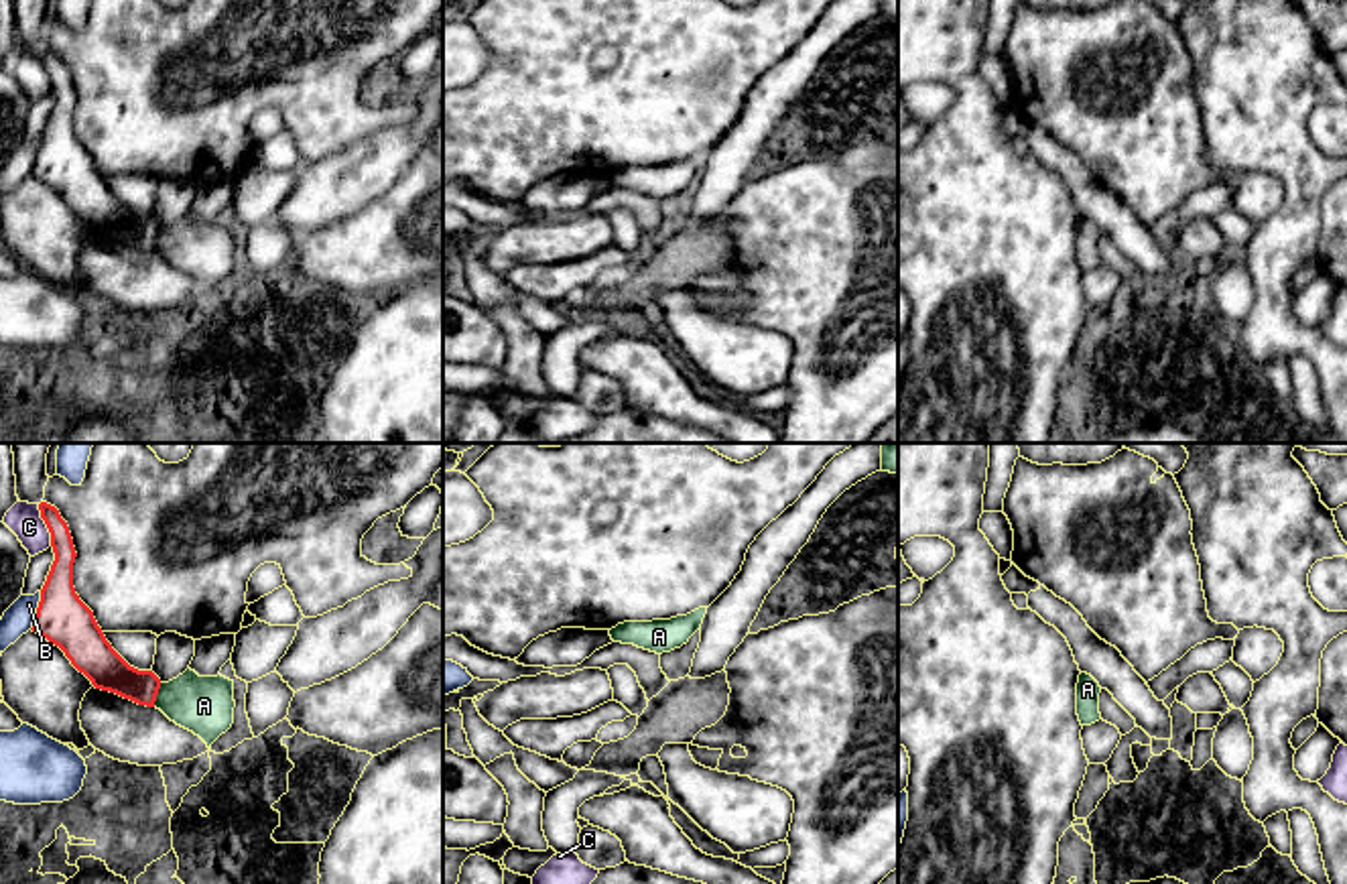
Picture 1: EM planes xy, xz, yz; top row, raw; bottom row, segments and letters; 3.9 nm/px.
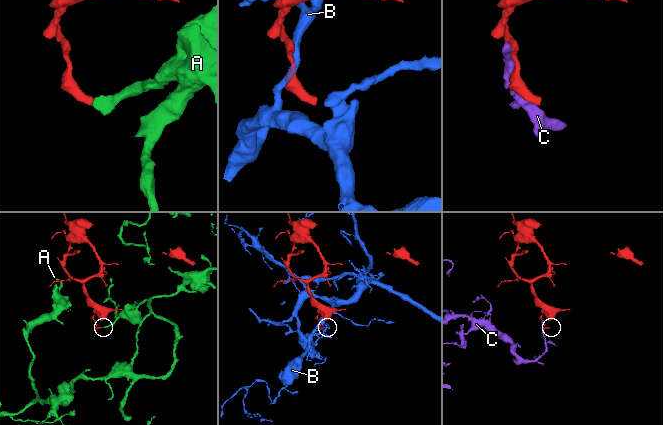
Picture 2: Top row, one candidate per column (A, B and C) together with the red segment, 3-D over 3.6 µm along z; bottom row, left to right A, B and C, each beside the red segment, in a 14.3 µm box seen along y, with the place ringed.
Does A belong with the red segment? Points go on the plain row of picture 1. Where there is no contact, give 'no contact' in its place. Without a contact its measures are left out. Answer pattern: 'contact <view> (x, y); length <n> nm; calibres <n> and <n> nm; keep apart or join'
contact xy (155, 240); length 100 nm; calibres 160 and 220 nm; keep apart

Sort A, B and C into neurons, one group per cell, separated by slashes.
A / B / C

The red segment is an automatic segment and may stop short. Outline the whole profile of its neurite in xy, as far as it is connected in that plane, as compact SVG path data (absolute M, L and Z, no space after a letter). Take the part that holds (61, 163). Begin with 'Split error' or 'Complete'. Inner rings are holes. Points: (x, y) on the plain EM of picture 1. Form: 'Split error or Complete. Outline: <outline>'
Complete. Outline: M41 47L39 55L51 77L55 106L41 134L30 175L59 191L95 234L154 252L161 224L152 215L130 211L106 185L93 156L79 144L73 132L77 98L67 67L47 47Z

